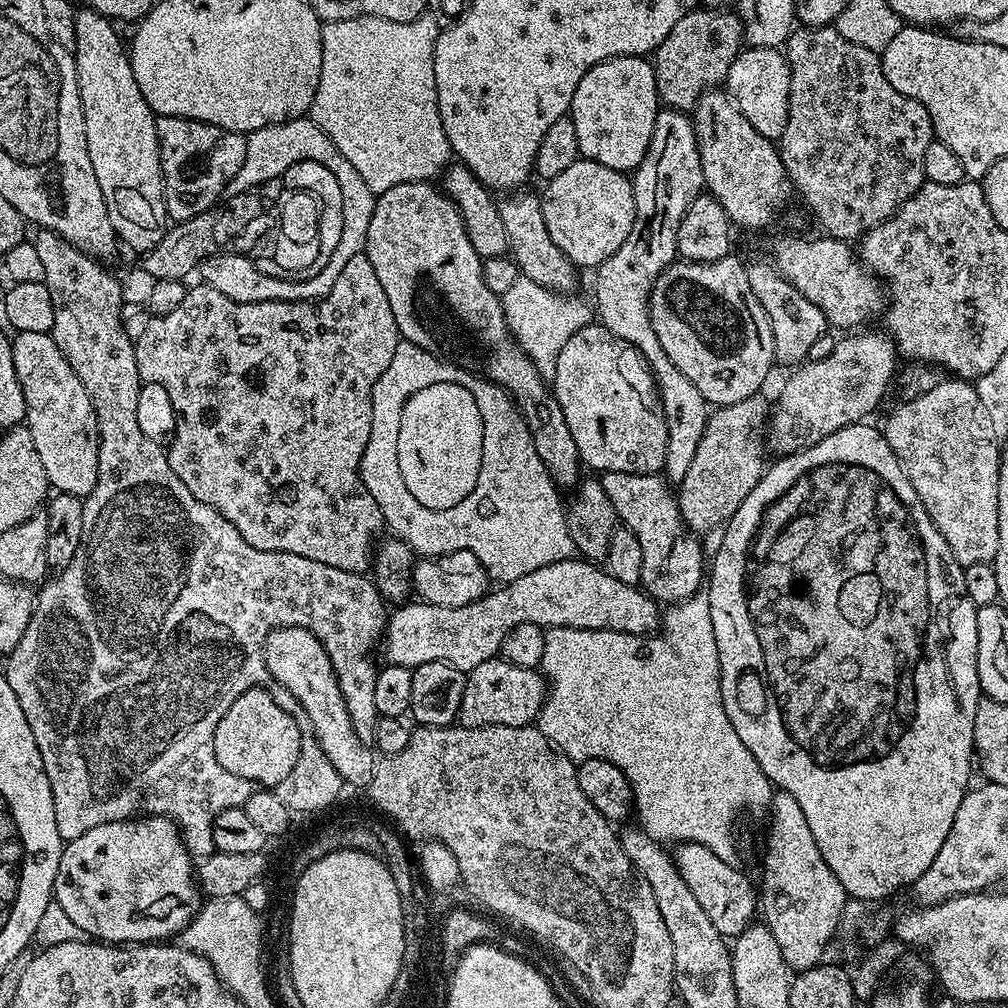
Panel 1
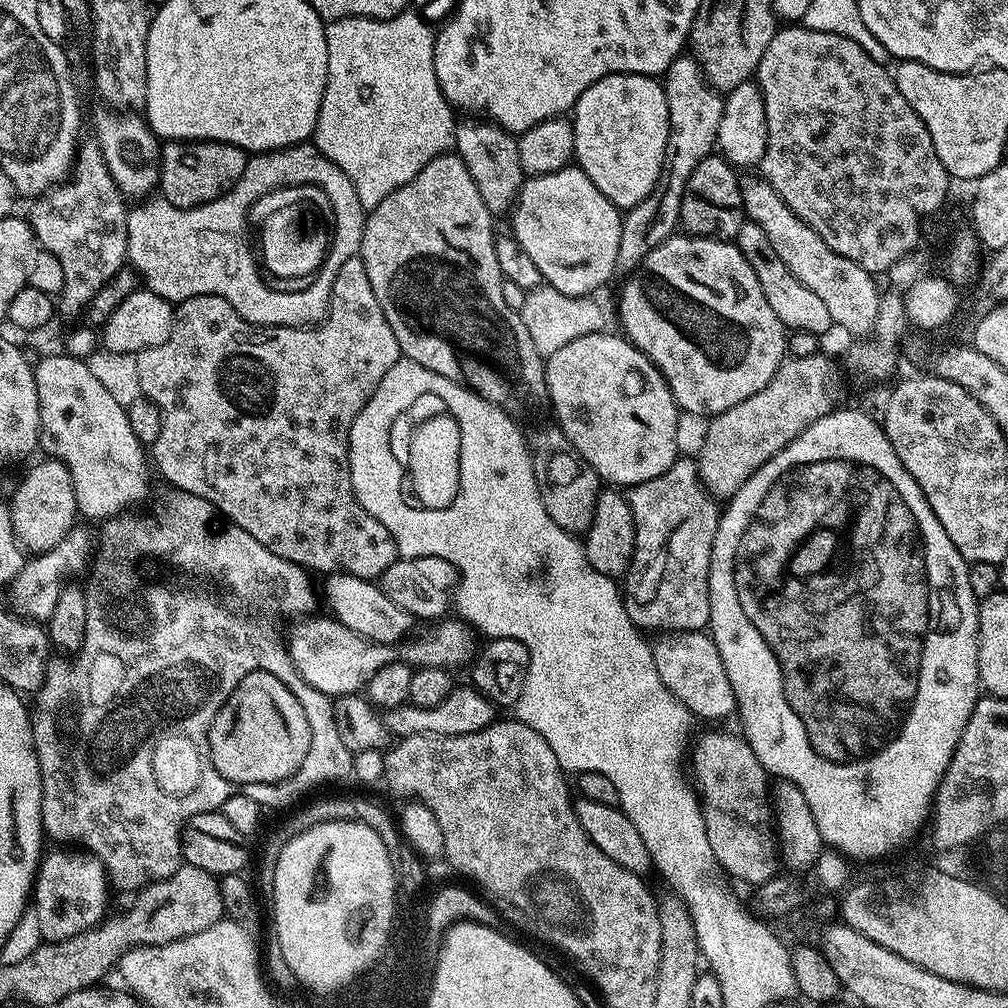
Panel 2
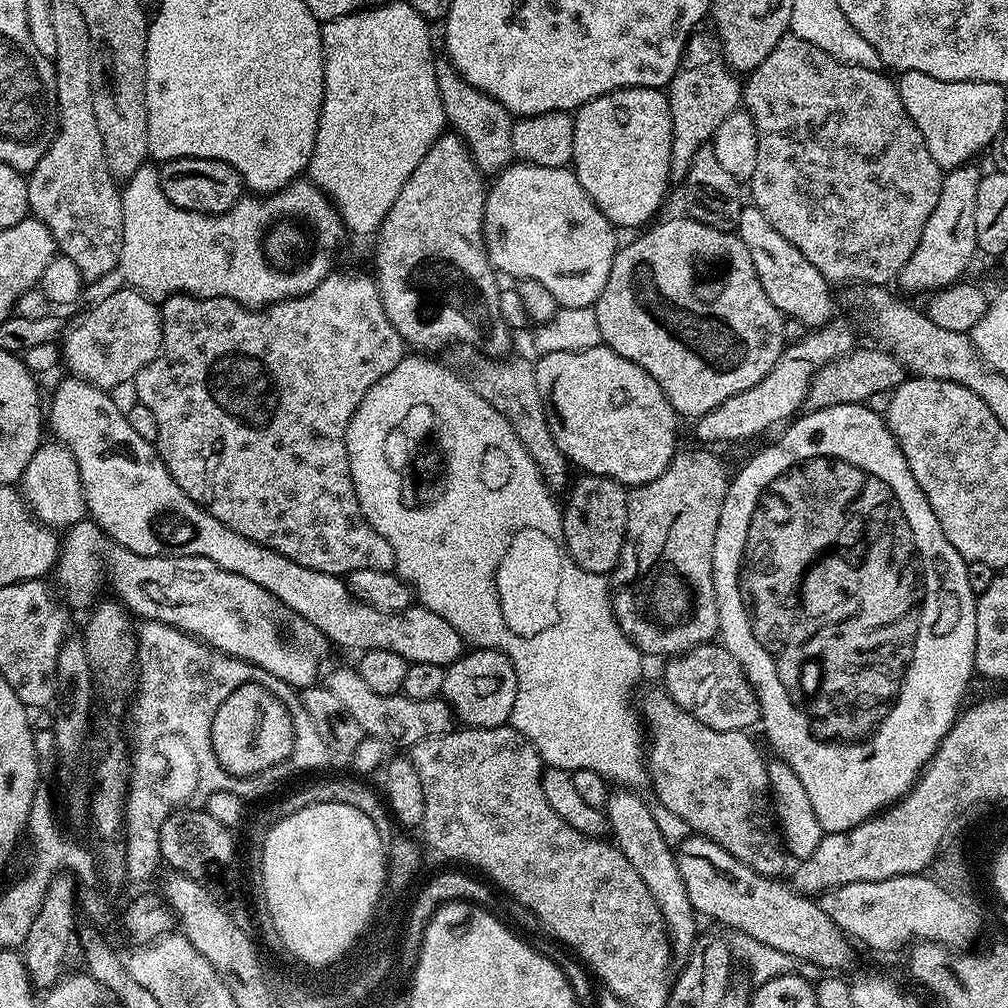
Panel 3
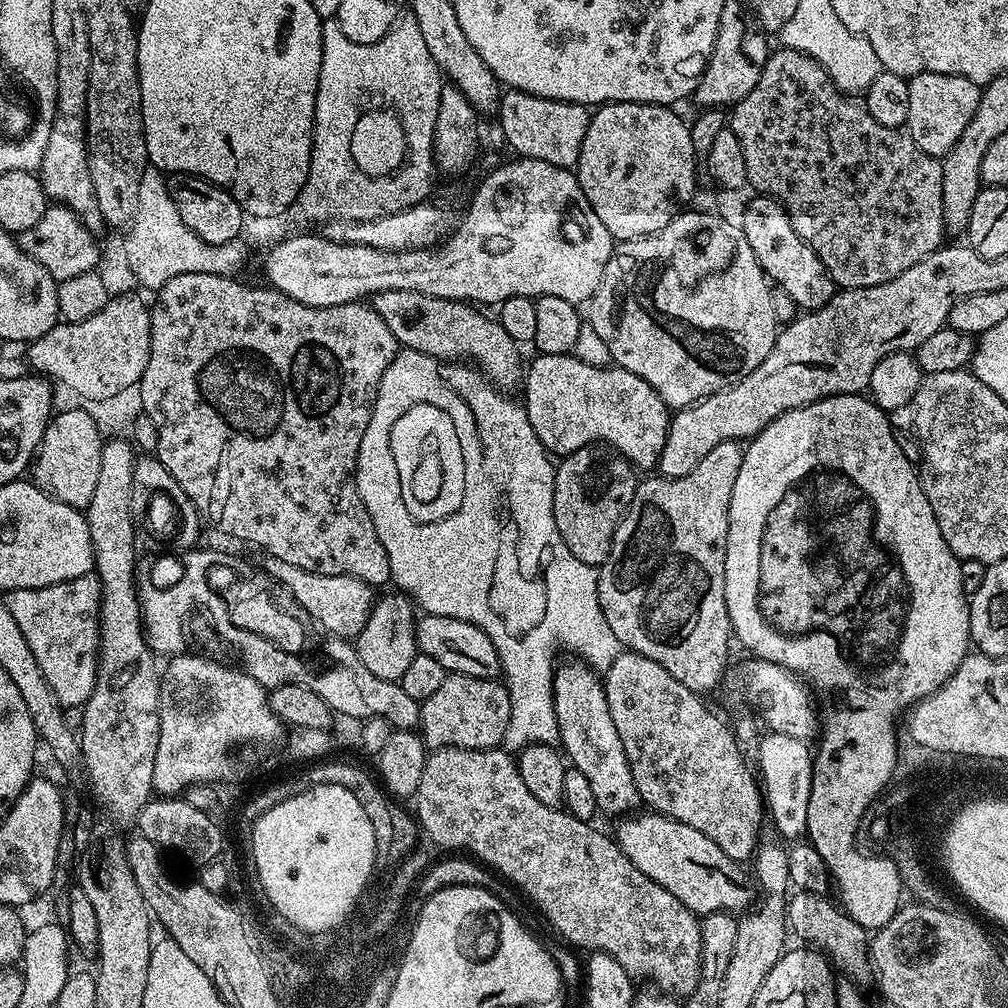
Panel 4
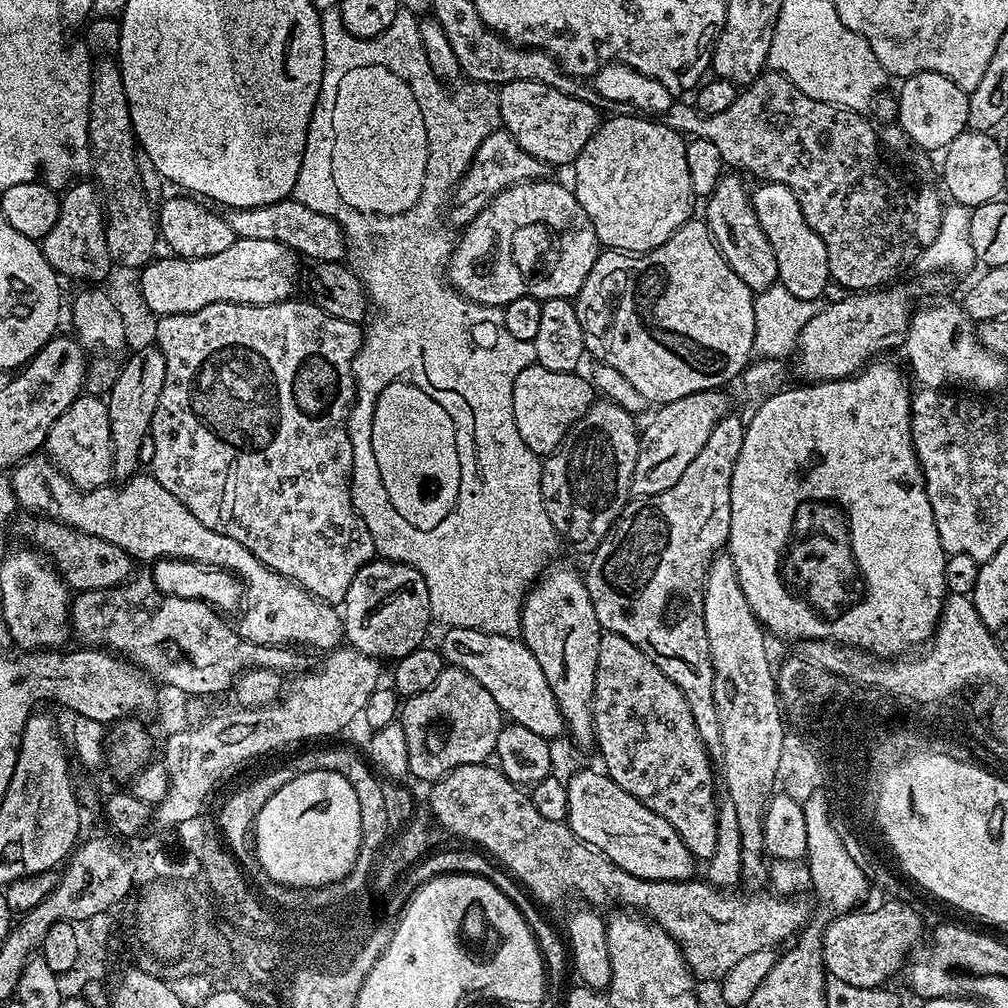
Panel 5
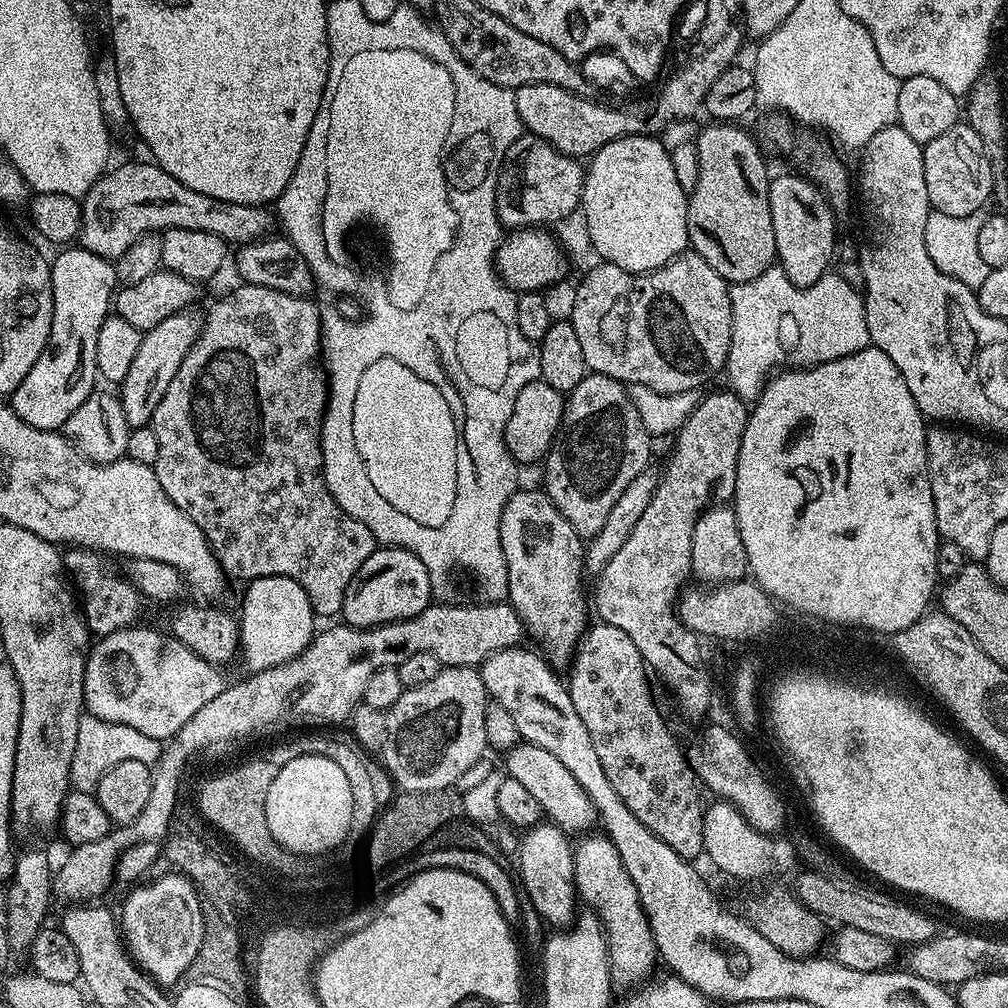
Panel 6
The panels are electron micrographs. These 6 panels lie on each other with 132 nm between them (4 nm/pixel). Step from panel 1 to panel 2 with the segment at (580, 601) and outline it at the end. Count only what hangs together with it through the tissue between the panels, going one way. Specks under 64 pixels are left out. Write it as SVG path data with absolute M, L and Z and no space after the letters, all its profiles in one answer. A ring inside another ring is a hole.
M331 615L319 616L297 623L300 625L293 630L292 637L286 640L286 647L299 679L307 682L312 688L326 693L329 698L351 696L367 689L370 678L374 678L374 674L382 670L384 664L392 663L397 656L404 663L416 668L457 670L456 668L462 667L464 663L467 665L478 652L477 633L473 625L460 618L455 618L456 620L441 618L429 623L425 627L428 629L421 636L406 641L401 646L400 652L395 652L391 643L377 642L350 630L350 626L346 626L341 620ZM665 631L657 640L651 641L652 657L656 669L666 687L683 701L697 716L732 716L736 711L733 691L718 654L718 646L707 631L675 632Z

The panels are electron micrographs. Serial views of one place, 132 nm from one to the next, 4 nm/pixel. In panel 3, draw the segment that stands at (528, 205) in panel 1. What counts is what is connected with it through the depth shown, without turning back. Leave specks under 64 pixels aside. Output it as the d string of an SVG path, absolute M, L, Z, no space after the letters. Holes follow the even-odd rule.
M447 60L437 61L435 76L438 78L438 92L442 98L445 121L467 144L476 167L486 176L494 176L505 170L514 160L512 114L496 99L470 86Z

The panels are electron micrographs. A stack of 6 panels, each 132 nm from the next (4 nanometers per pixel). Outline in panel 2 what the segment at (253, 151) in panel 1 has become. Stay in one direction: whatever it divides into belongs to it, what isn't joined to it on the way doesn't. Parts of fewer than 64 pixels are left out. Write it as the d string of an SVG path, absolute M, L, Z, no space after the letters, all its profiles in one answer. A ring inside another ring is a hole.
M299 142L289 144L287 147L276 147L271 150L257 152L249 155L246 162L246 170L242 170L242 174L237 178L232 187L228 191L223 192L218 198L214 198L210 202L200 204L197 208L176 208L169 200L157 198L145 208L131 209L128 212L128 259L127 263L132 265L137 272L140 273L143 283L146 288L153 291L154 294L162 295L165 299L173 302L182 300L189 300L195 296L217 296L218 298L226 298L226 302L230 302L230 306L234 306L234 310L238 310L238 314L246 322L251 324L258 324L261 328L277 328L278 326L286 326L287 328L311 328L320 323L328 314L328 308L332 304L332 287L334 286L334 278L338 278L338 270L342 270L342 265L346 263L349 258L359 256L360 247L362 246L362 234L364 233L364 221L366 219L366 210L362 206L362 198L358 198L358 190L354 188L354 182L350 182L350 178L316 148L315 143L312 142ZM298 184L311 184L320 188L324 192L330 206L332 207L332 214L334 217L334 227L332 229L332 243L328 245L328 253L324 255L322 266L316 271L316 275L309 281L306 290L298 292L278 292L270 290L266 285L260 281L260 276L256 273L256 264L252 261L252 256L248 253L248 244L244 241L244 219L248 216L248 207L252 203L259 201L261 198L273 193L278 188L290 188Z

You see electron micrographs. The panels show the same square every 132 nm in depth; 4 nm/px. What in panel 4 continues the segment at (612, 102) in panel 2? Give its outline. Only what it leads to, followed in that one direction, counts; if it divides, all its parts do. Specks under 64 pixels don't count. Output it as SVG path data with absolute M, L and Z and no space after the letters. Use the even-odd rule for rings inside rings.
M618 102L617 104L599 105L591 113L588 121L588 129L586 130L586 138L582 138L582 154L578 158L574 169L577 182L582 186L582 194L586 194L586 202L590 202L590 206L594 210L594 214L598 214L602 226L606 226L606 230L610 230L613 241L636 240L639 236L649 236L658 230L662 230L662 226L666 226L675 218L681 210L692 200L692 195L696 192L696 160L698 154L694 150L694 142L690 138L690 124L686 119L676 113L677 109L672 106L662 104L635 104L634 102Z

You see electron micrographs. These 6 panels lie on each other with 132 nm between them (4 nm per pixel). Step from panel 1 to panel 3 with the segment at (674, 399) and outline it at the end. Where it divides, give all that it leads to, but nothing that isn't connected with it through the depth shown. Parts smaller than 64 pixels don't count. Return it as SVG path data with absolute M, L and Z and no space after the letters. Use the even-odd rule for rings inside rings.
M693 31L688 37L684 53L680 59L678 70L672 81L666 86L668 105L670 106L670 118L672 119L672 149L670 150L670 177L673 181L683 182L690 170L690 162L694 162L694 154L702 150L715 136L718 126L730 118L742 104L742 80L733 72L724 61L724 52L720 48L720 39L715 31Z

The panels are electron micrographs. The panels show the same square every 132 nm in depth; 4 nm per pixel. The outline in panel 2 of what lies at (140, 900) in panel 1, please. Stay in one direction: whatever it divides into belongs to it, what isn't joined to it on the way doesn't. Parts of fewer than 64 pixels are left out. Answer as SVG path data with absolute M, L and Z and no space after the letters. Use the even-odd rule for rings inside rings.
M60 850L43 857L36 873L34 909L45 941L65 940L105 919L109 873L101 857L88 850Z

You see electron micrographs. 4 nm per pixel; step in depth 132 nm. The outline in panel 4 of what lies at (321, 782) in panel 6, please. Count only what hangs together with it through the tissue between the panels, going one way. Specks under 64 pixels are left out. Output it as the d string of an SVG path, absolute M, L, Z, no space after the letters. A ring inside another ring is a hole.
M313 784L302 794L286 798L260 815L254 830L253 854L254 859L260 860L260 876L262 883L268 884L268 896L276 900L276 908L284 916L292 916L300 928L328 928L328 924L336 924L348 912L356 892L366 892L368 879L376 868L378 849L374 826L370 826L362 802L350 790L342 790L342 786Z

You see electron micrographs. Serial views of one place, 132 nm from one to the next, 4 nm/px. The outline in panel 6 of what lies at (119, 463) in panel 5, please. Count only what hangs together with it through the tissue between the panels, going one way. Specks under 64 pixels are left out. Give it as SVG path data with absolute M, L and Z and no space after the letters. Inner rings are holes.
M185 310L170 318L162 318L158 326L141 335L138 354L134 357L126 378L118 386L122 414L126 414L129 429L147 428L151 425L154 410L158 410L158 402L162 402L162 394L166 394L174 374L178 374L178 366L182 366L182 358L186 358L199 338L202 316L201 313L191 312Z

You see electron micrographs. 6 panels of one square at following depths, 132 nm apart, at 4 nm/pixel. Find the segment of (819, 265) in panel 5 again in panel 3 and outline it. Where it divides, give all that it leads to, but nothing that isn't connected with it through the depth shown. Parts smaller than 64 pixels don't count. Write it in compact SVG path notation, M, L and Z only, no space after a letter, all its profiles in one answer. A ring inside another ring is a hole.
M744 206L740 209L738 226L735 231L741 242L750 250L750 262L754 262L754 274L758 274L758 282L762 282L762 290L766 290L766 298L774 302L780 315L789 319L802 322L809 330L821 328L834 319L832 312L833 285L820 273L818 266L798 250L770 222L766 222L766 214L755 206Z

